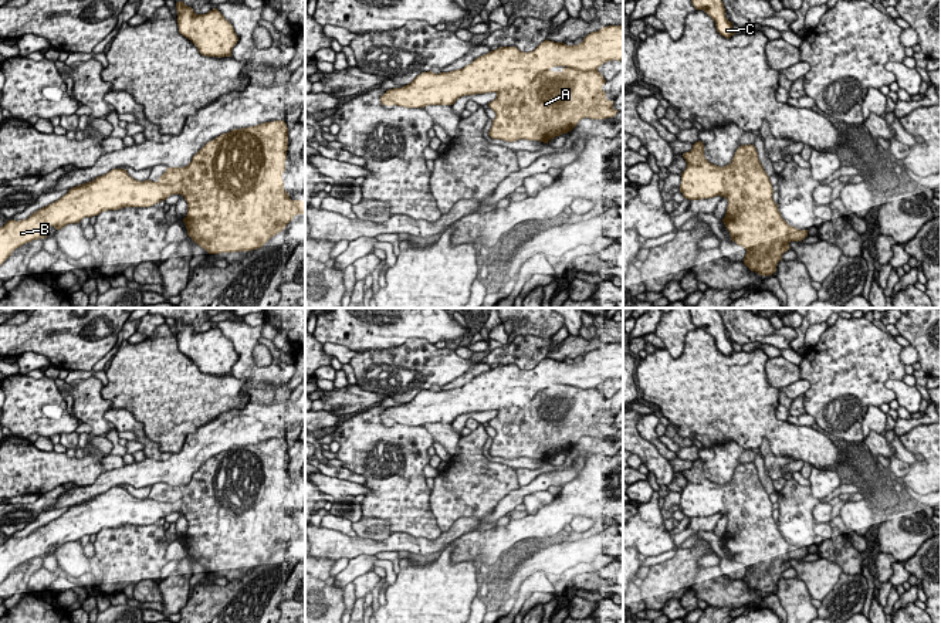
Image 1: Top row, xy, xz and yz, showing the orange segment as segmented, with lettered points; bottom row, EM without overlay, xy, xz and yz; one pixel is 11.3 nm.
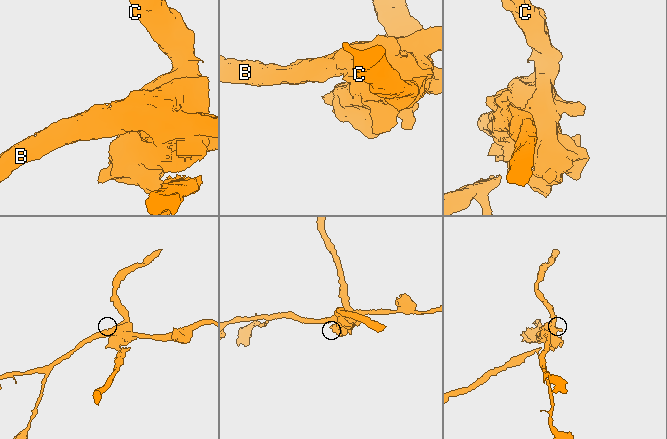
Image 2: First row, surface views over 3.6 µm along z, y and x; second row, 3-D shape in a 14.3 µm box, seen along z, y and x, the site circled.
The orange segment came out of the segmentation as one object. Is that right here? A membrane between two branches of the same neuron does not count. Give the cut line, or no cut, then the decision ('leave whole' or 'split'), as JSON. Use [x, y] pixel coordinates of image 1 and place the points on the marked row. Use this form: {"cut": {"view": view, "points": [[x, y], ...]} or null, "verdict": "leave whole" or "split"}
{"cut": {"view": "yz", "points": [[687, 163], [713, 169], [727, 190]]}, "verdict": "split"}

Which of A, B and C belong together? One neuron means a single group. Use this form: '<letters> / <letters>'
A C / B

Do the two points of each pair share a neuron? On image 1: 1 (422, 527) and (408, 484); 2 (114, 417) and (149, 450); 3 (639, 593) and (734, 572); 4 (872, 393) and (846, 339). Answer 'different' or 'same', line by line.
1: same
2: same
3: different
4: same

